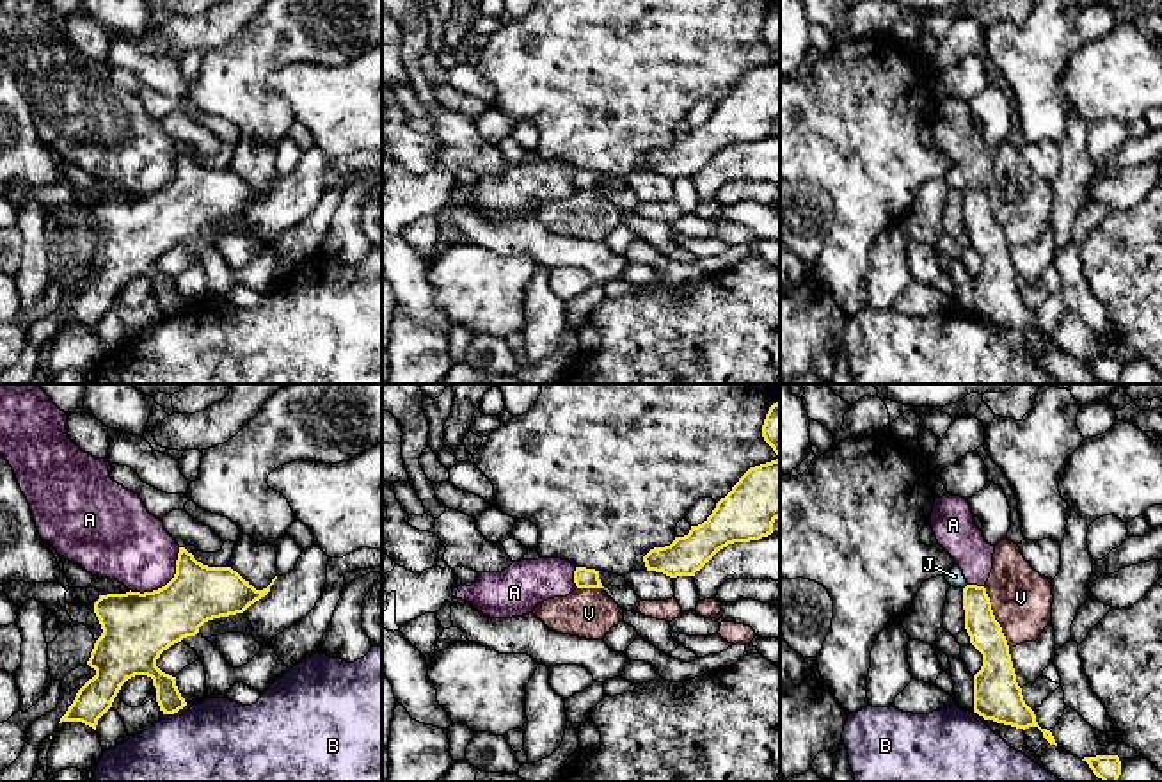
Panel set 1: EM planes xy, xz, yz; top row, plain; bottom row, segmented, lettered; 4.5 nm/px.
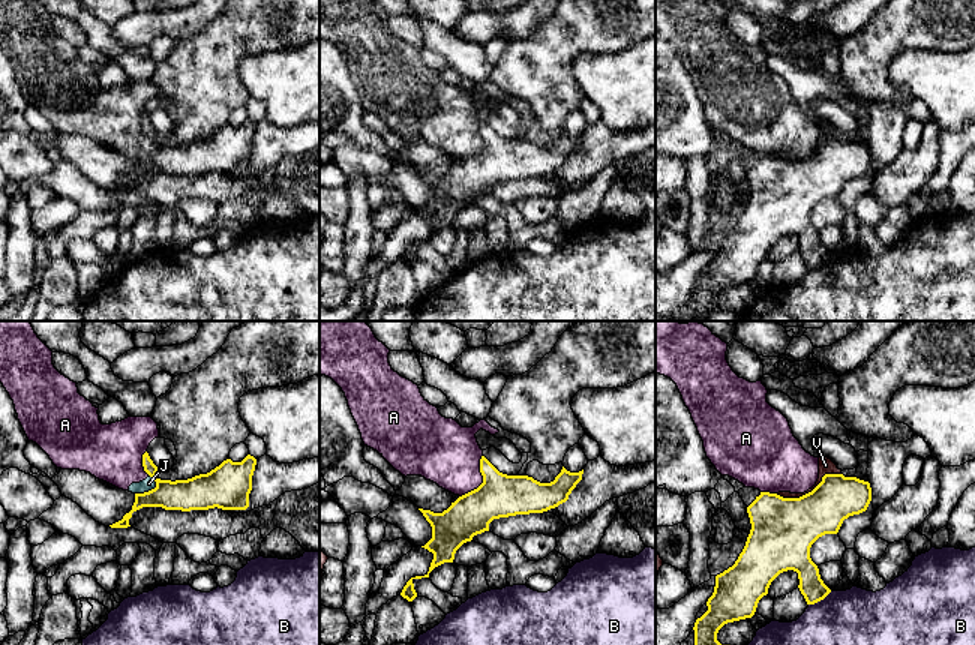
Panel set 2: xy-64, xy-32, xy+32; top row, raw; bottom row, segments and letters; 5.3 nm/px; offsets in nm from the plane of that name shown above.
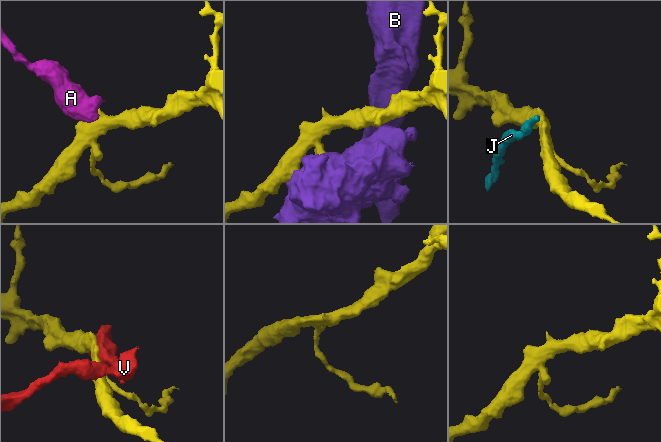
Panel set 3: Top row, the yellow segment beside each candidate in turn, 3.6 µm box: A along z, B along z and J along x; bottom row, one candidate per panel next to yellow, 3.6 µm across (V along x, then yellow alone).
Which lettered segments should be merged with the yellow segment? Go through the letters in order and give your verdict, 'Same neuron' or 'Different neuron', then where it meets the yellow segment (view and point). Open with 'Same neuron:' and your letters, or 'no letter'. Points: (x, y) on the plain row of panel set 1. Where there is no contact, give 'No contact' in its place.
Same neuron: no letter
A: Different neuron. Touches yellow at xy (167, 185)
B: Different neuron. Touches yellow at xy (176, 313)
J: Different neuron. Touches yellow at yz (965, 189)
V: Different neuron. Touches yellow at yz (994, 219)

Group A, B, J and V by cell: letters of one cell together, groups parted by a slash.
A J / B / V

